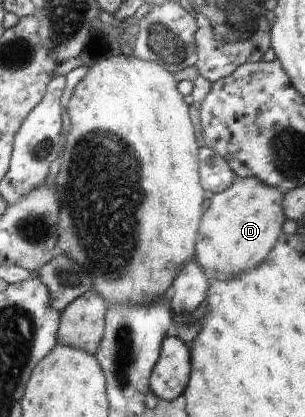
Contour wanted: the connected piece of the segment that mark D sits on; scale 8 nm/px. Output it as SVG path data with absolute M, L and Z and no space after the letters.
M236 177L232 185L224 192L215 193L209 200L209 208L201 216L197 246L195 246L197 263L203 266L203 270L207 270L209 278L235 276L235 274L247 272L247 270L259 266L263 260L267 260L267 256L273 251L275 242L278 242L280 238L281 226L284 226L283 222L285 222L285 211L281 208L281 202L284 202L283 192L254 177Z

